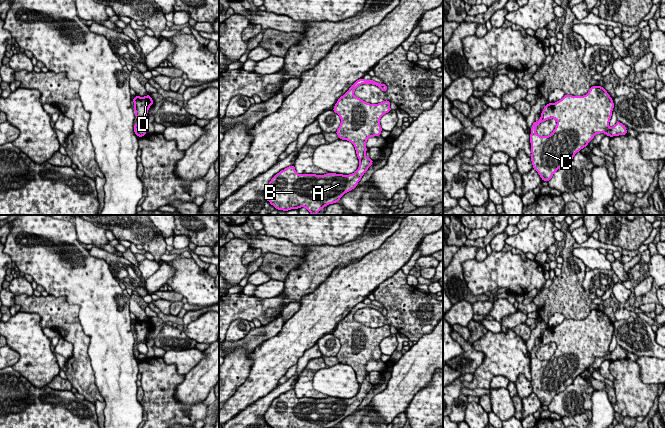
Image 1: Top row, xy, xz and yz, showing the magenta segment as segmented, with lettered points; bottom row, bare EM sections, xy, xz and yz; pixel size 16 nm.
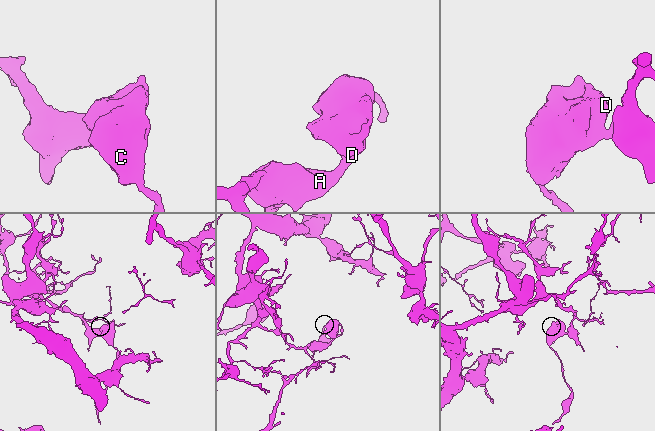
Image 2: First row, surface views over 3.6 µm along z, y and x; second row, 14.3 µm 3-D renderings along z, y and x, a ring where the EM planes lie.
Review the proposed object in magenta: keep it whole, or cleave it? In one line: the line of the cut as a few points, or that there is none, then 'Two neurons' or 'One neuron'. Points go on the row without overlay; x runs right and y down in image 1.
Split along yz (611, 352), (605, 357). Two neurons

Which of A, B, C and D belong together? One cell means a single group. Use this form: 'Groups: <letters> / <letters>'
Groups: A B / C D

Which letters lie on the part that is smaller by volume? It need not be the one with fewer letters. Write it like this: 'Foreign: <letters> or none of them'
Foreign: C, D

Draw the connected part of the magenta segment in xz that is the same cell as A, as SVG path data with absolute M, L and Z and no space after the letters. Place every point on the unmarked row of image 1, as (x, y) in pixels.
M364 378L358 393L349 399L297 398L291 389L273 400L264 418L270 428L333 428L357 410L372 387Z

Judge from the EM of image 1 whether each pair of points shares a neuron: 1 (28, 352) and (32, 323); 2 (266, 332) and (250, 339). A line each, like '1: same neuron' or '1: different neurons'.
1: same neuron
2: same neuron

